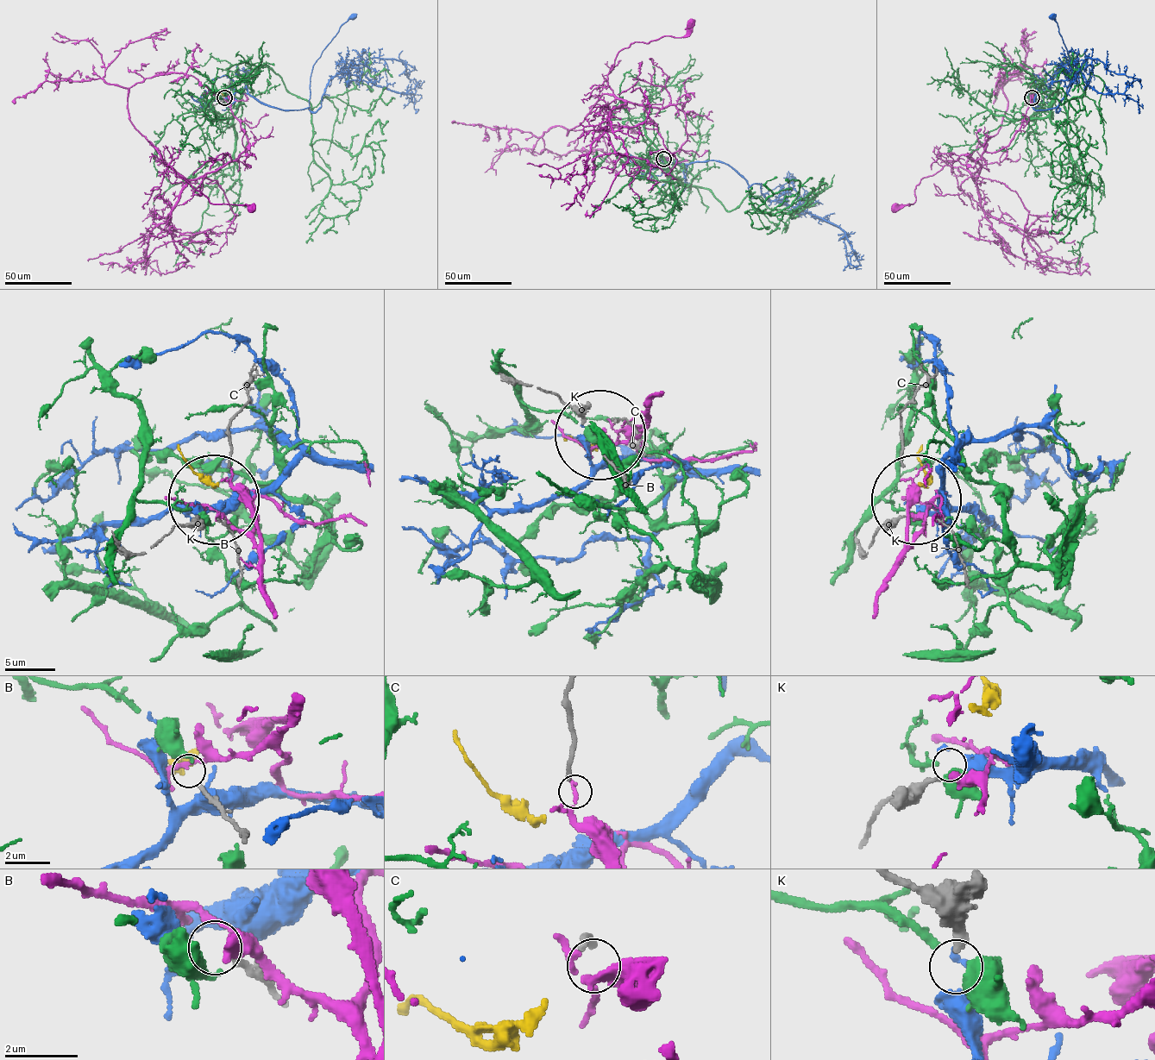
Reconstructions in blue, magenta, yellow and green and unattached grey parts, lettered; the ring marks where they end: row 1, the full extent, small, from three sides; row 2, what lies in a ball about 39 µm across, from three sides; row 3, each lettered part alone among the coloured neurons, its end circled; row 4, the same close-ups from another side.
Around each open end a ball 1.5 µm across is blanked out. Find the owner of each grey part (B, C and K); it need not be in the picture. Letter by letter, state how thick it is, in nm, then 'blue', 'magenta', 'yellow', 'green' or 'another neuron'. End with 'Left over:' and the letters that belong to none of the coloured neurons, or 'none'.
B: 180 nm | another neuron
C: 180 nm | magenta
K: 260 nm | blue
Left over: B

